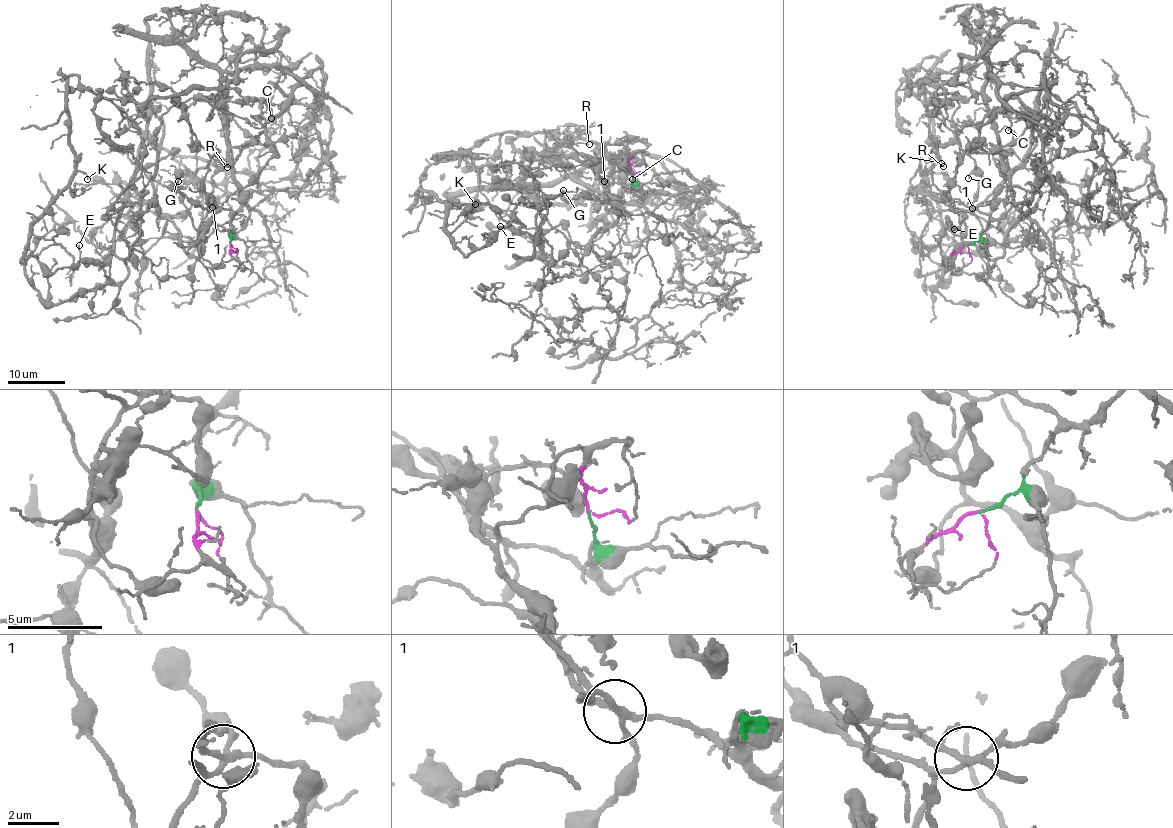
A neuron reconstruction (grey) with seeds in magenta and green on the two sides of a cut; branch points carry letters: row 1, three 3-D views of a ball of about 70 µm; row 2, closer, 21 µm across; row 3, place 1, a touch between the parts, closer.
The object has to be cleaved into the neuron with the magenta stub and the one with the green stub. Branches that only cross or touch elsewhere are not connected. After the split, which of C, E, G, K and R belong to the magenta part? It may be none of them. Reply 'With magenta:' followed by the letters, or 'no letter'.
With magenta: E, G

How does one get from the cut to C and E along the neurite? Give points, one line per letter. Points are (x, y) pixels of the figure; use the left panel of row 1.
C: (230, 244), (231, 222), (242, 203), (233, 159), (254, 139), (266, 145), (263, 101), (270, 119)
E: (230, 244), (218, 265), (191, 256), (158, 211), (151, 112), (112, 254), (79, 245)

